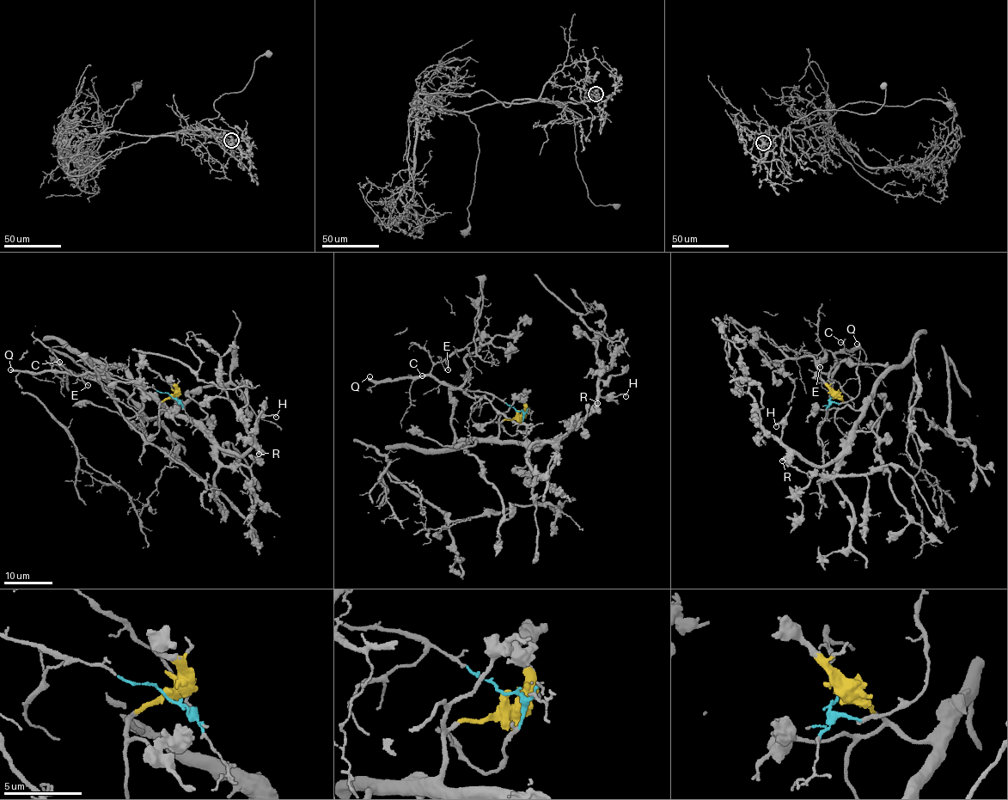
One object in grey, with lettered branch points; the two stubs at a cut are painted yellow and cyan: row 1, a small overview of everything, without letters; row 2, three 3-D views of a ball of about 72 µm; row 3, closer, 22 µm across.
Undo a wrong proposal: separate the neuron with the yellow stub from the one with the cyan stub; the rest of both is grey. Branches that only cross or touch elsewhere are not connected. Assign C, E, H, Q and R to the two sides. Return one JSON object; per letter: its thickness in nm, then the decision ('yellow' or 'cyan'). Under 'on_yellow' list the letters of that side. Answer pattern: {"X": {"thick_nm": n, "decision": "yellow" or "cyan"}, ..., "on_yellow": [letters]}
{"C": {"thick_nm": 100, "decision": "cyan"}, "E": {"thick_nm": 140, "decision": "cyan"}, "H": {"thick_nm": 150, "decision": "yellow"}, "Q": {"thick_nm": 320, "decision": "cyan"}, "R": {"thick_nm": 260, "decision": "yellow"}, "on_yellow": ["H", "R"]}

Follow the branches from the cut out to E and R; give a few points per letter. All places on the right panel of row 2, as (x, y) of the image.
E: (833, 396), (828, 379), (837, 358), (832, 351), (823, 350), (813, 355), (820, 367)
R: (833, 396), (862, 412), (845, 448), (823, 465), (814, 467), (796, 454), (781, 461)

